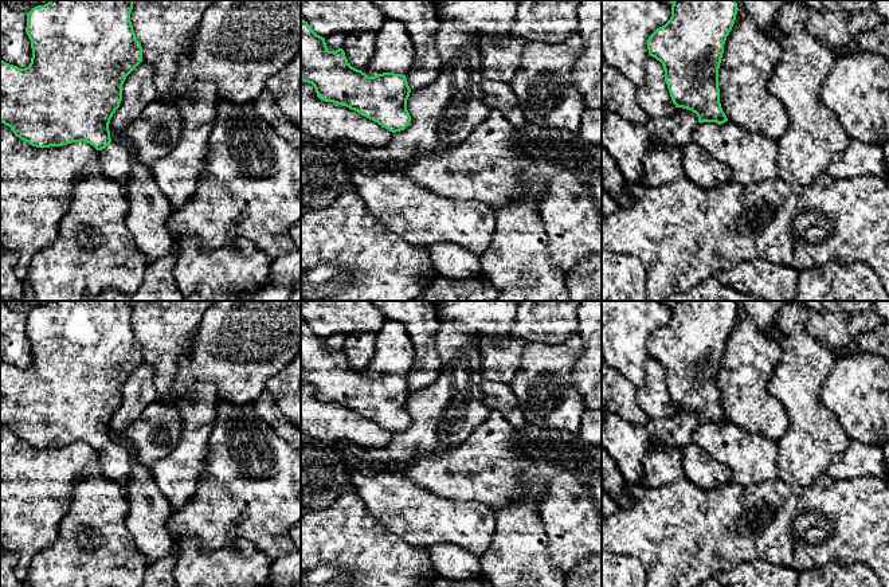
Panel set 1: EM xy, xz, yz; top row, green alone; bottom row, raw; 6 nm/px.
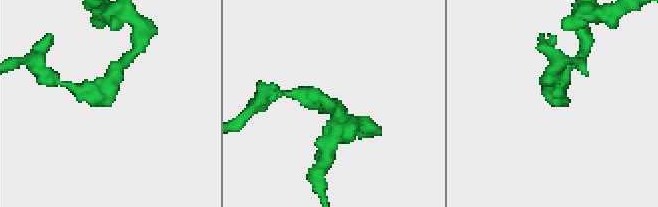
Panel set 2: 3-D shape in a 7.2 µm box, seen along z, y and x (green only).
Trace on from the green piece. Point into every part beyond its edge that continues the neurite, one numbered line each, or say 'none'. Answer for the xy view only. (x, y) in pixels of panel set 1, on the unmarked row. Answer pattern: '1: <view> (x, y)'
1: xy (114, 461)

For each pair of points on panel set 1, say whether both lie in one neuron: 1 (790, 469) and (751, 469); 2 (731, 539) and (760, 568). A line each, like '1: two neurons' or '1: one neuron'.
1: two neurons
2: two neurons

